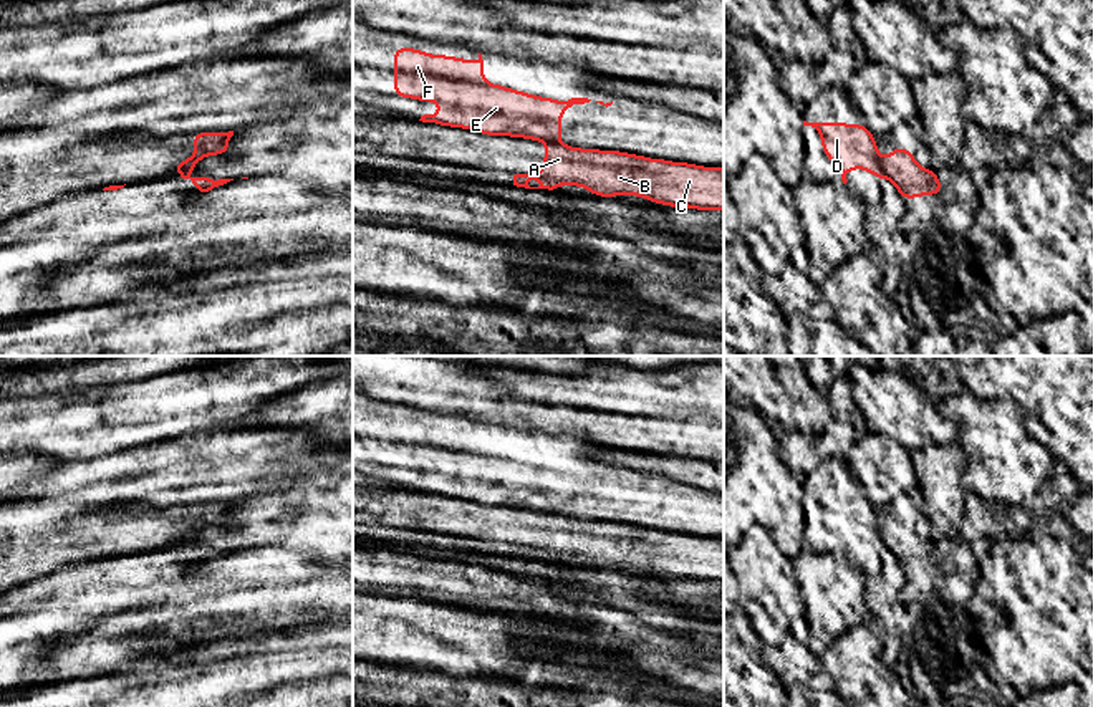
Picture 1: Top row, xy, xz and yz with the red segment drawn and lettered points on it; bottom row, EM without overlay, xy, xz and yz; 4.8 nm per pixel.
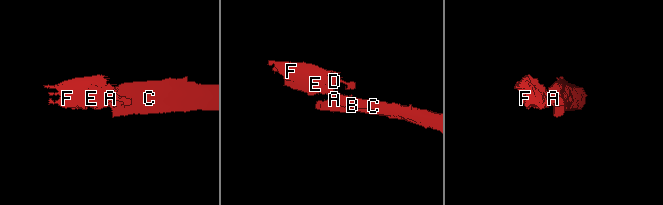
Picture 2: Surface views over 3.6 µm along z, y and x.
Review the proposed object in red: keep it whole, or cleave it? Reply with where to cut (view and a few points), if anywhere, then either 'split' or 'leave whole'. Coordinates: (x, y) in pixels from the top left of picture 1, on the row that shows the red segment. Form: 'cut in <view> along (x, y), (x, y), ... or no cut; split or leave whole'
cut in yz along (878, 158), (886, 176); split

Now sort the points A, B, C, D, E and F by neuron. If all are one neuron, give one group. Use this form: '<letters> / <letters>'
A B C / D E F

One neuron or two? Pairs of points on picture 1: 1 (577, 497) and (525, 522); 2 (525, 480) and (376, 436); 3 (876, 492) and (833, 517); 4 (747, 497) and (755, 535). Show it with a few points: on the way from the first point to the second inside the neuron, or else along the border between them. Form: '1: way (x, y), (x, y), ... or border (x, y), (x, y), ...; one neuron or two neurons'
1: border (505, 505), (547, 514); two neurons
2: way (489, 479), (472, 474), (449, 452), (413, 446); one neuron
3: border (847, 464), (875, 507); two neurons
4: border (742, 533), (759, 524), (782, 552); two neurons

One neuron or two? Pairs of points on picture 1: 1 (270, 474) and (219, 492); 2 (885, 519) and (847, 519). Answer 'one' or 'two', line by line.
1: one
2: two

